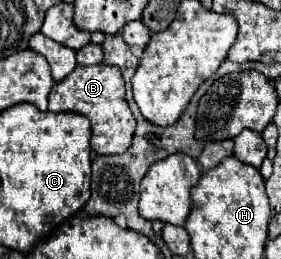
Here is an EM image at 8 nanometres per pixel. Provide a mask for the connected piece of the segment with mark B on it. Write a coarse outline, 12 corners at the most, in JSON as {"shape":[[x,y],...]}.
{"shape":[[77,66],[51,112],[91,120],[91,148],[123,154],[135,132],[117,66]]}

